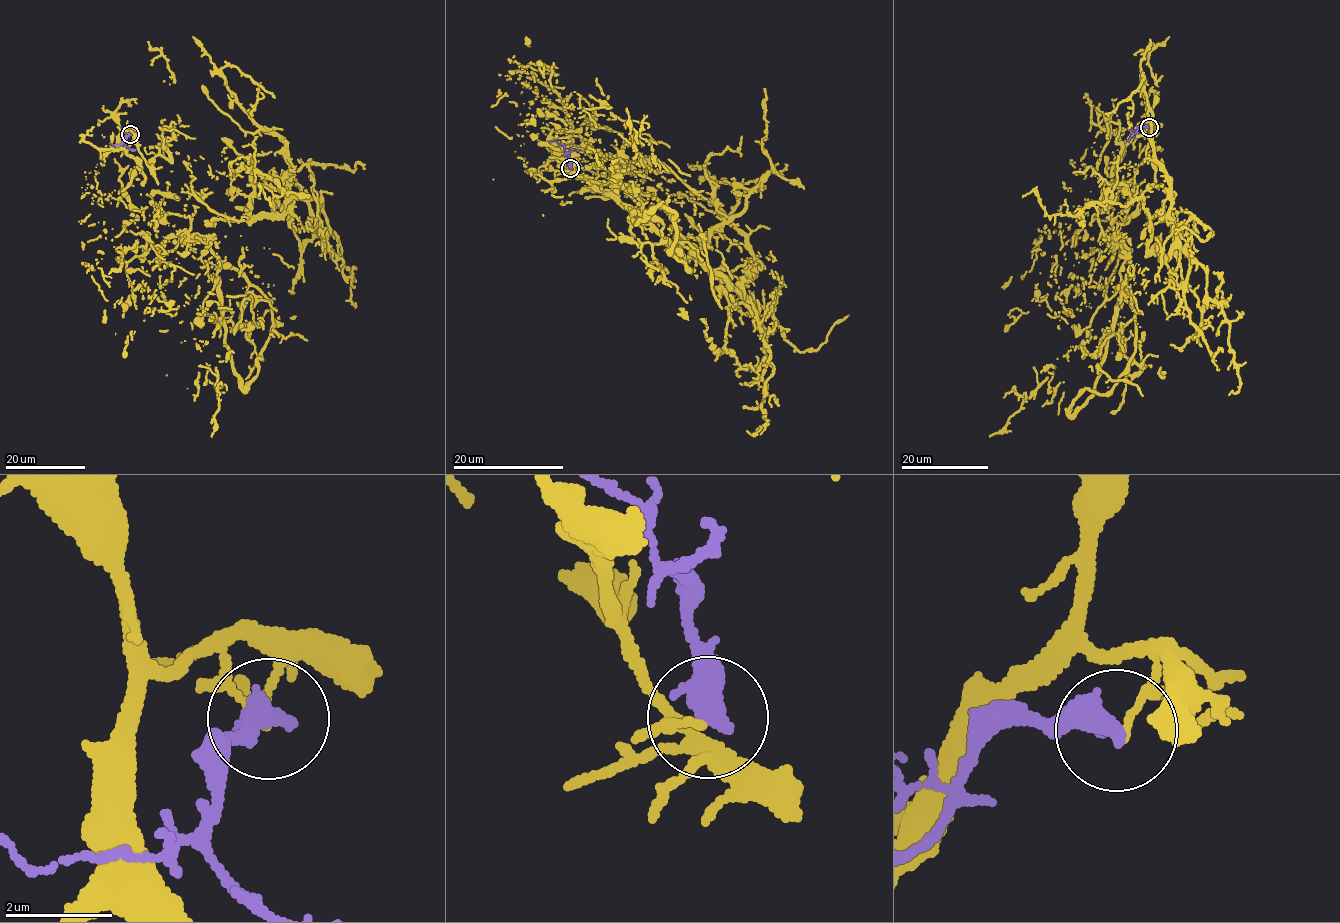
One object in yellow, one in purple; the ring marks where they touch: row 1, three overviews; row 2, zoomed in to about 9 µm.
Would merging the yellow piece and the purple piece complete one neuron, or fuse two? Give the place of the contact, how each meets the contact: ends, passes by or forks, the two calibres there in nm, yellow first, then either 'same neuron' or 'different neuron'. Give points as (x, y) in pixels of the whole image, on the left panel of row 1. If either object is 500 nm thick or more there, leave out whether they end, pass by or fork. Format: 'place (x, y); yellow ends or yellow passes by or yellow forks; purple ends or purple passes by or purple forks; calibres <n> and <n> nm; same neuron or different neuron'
place (130, 134); calibres 90 and 500 nm; different neuron

